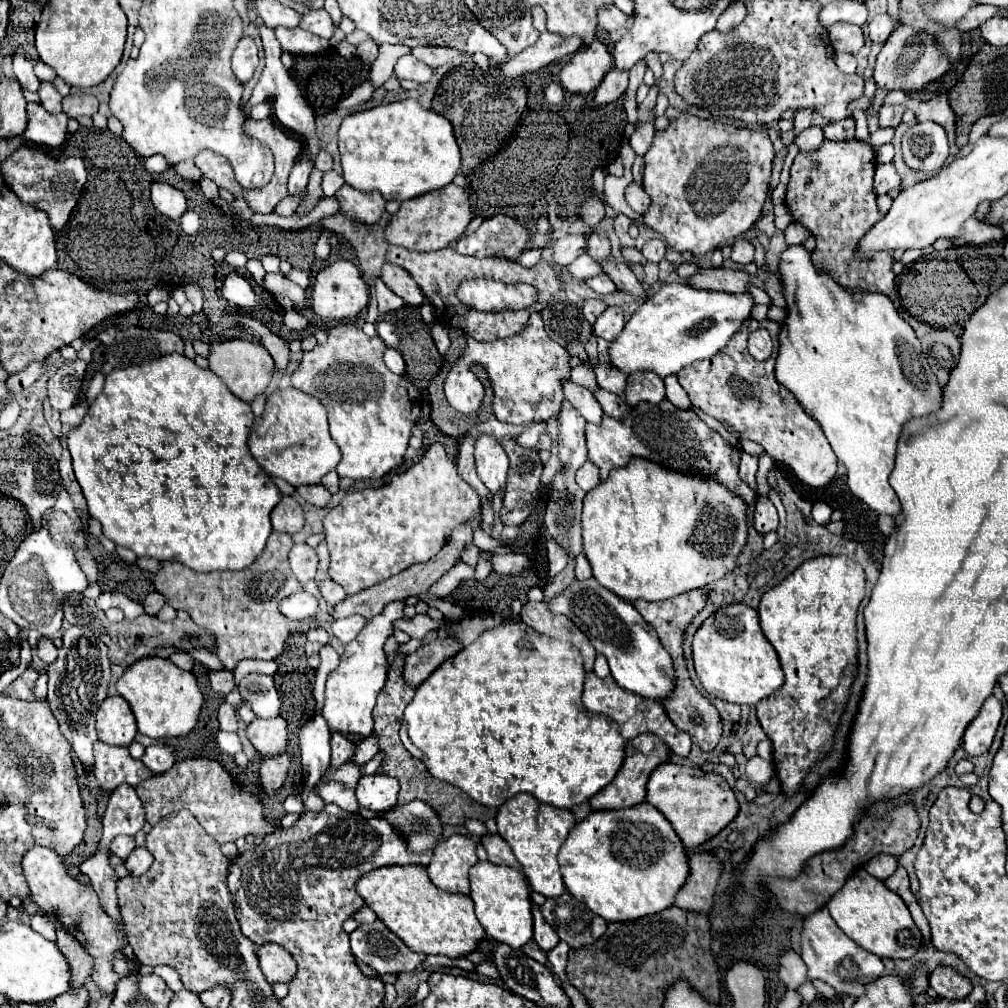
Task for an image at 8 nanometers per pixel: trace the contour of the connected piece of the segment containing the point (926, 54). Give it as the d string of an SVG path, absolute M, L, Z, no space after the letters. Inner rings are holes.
M900 25L892 31L892 35L884 43L876 59L874 79L878 87L914 91L914 89L924 89L928 83L940 79L948 71L948 67L950 67L948 53L944 49L938 49L934 33L930 31L918 33L918 29L912 29L912 25Z

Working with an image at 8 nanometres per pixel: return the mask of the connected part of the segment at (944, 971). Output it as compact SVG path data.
M938 967L930 975L930 987L938 993L938 997L944 999L966 999L972 993L970 979L958 975L952 967Z

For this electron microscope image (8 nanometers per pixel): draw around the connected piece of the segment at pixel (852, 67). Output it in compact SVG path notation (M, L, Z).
M836 53L836 67L842 73L854 73L856 71L856 57L850 53Z

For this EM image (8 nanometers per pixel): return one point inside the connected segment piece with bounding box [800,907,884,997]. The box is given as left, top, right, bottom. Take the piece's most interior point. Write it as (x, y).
(830, 956)

